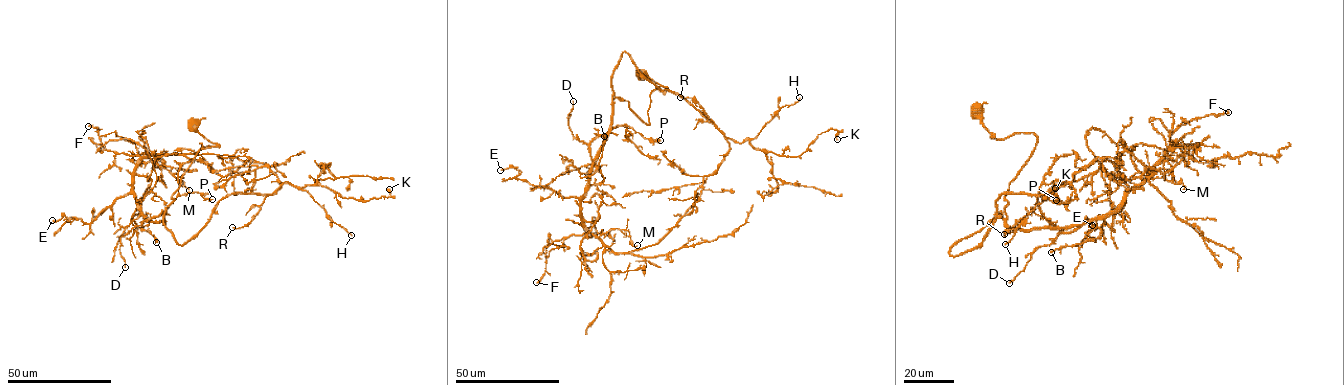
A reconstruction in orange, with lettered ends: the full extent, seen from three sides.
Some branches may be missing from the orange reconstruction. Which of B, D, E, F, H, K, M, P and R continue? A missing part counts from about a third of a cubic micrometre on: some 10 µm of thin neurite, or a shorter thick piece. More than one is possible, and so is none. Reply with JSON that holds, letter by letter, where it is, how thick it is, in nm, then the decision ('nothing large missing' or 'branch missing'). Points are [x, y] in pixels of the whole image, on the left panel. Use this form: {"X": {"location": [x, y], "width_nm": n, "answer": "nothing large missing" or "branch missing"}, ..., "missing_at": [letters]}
{"B": {"location": [156, 242], "width_nm": 240, "answer": "nothing large missing"}, "D": {"location": [125, 267], "width_nm": 200, "answer": "nothing large missing"}, "E": {"location": [52, 220], "width_nm": 160, "answer": "nothing large missing"}, "F": {"location": [88, 126], "width_nm": 150, "answer": "nothing large missing"}, "H": {"location": [351, 235], "width_nm": 180, "answer": "branch missing"}, "K": {"location": [389, 189], "width_nm": 140, "answer": "nothing large missing"}, "M": {"location": [189, 190], "width_nm": 130, "answer": "nothing large missing"}, "P": {"location": [212, 199], "width_nm": 240, "answer": "nothing large missing"}, "R": {"location": [232, 227], "width_nm": 240, "answer": "branch missing"}, "missing_at": ["H", "R"]}

